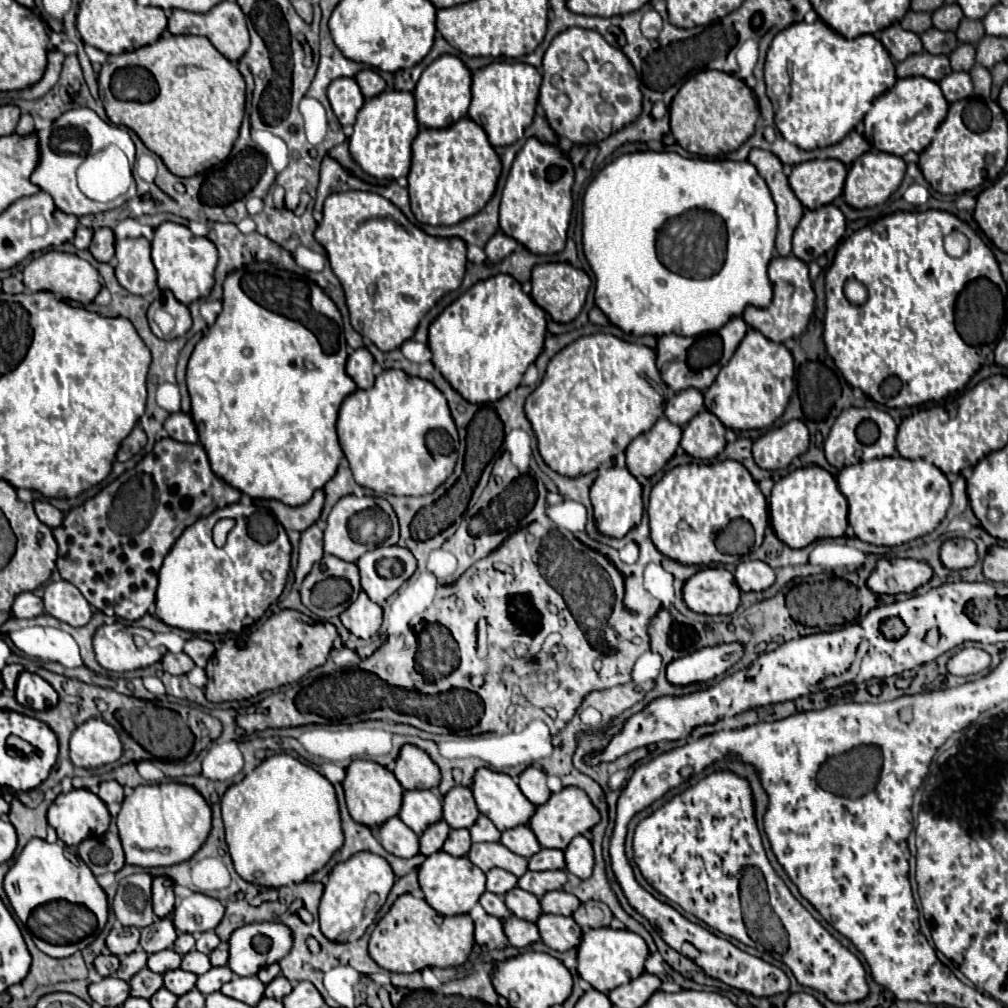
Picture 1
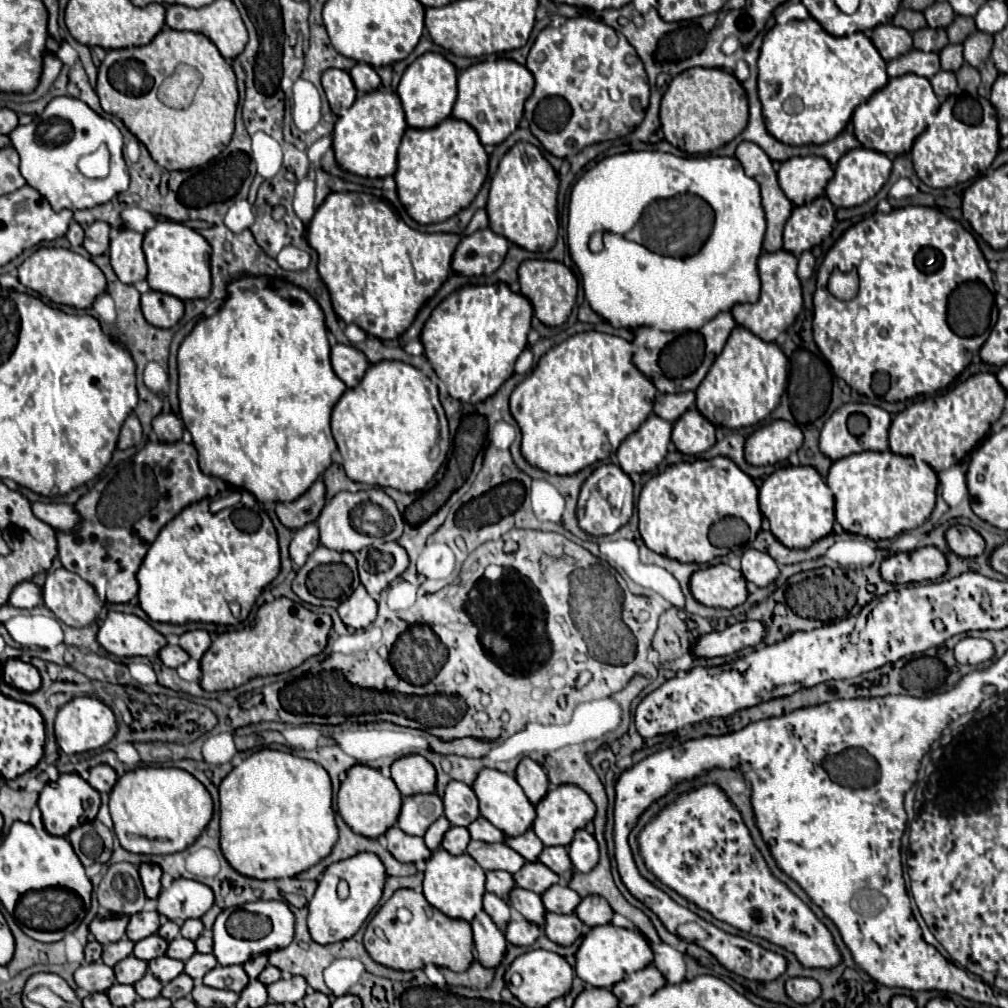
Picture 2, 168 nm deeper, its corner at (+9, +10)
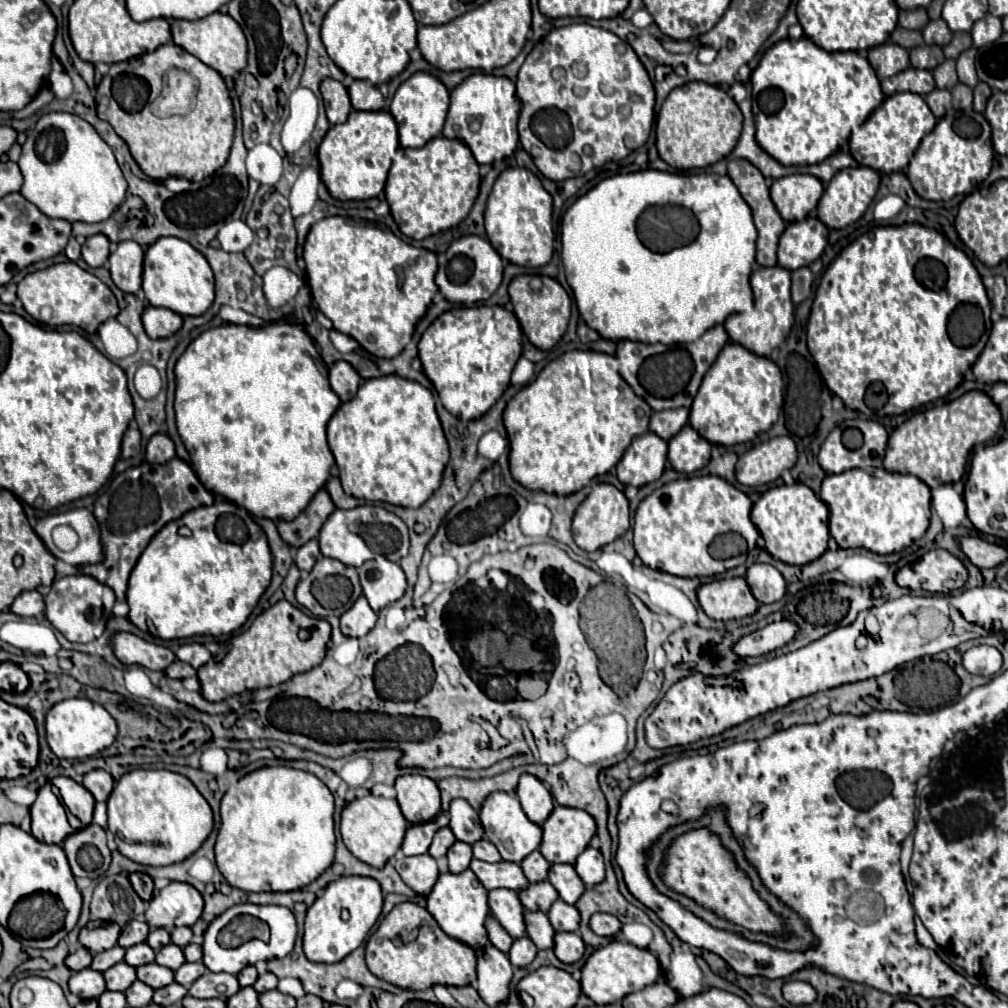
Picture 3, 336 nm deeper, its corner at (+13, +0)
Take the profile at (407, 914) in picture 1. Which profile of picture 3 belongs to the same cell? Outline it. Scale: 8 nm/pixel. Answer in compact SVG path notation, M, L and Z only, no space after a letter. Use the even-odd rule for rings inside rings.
M415 902L397 904L379 924L375 934L367 942L365 950L369 970L399 988L425 990L433 984L445 986L469 986L475 984L475 952L459 940L449 938L427 908Z

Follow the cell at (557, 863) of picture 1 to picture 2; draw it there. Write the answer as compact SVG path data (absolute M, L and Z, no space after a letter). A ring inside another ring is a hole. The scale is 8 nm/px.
M547 846L547 848L543 848L543 852L539 854L539 862L549 866L559 876L569 874L569 870L571 870L571 860L567 856L565 846Z

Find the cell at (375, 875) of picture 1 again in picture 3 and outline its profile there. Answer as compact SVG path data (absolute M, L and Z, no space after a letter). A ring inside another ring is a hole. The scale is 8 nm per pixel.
M341 876L329 884L313 906L307 910L305 918L305 934L303 934L303 950L311 962L335 964L349 956L361 942L367 938L369 930L375 926L383 908L383 892L377 880L365 876ZM347 908L351 918L347 922L341 920L341 910Z

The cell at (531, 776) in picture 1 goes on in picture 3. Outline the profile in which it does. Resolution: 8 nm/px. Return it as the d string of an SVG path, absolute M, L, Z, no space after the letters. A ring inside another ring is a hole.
M523 774L519 778L517 796L519 796L519 802L521 802L523 812L527 814L527 818L531 822L539 824L539 826L549 818L549 814L555 808L551 792L531 774Z

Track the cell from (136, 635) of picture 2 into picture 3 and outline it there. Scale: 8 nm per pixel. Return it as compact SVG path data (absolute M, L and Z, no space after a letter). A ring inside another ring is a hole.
M117 632L113 636L113 646L115 656L123 664L137 664L147 670L165 670L175 660L175 654L169 648L151 644L129 632Z

